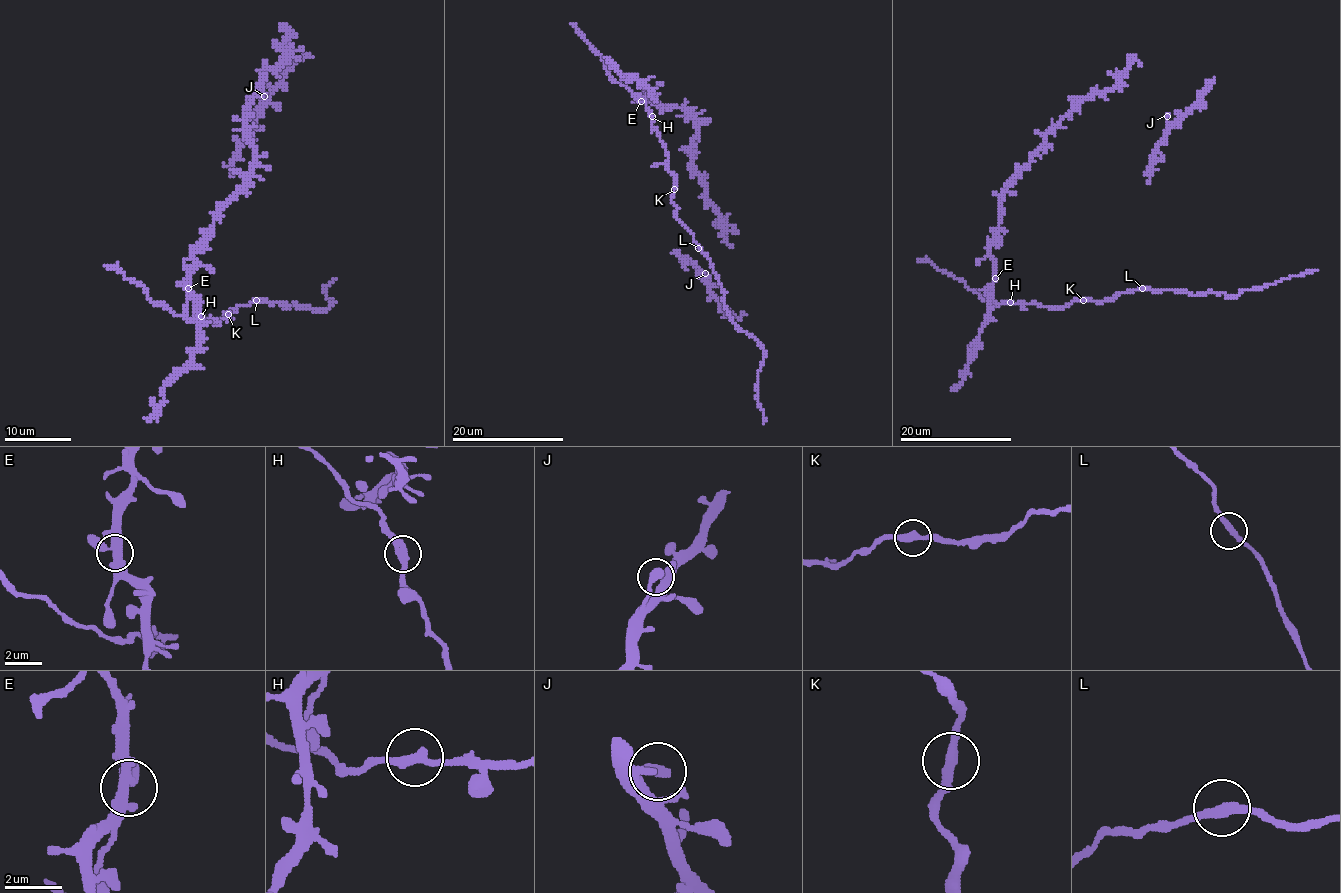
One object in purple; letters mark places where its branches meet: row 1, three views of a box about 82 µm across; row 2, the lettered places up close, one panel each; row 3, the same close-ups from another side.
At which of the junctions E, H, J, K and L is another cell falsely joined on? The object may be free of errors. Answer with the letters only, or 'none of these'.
none of these

